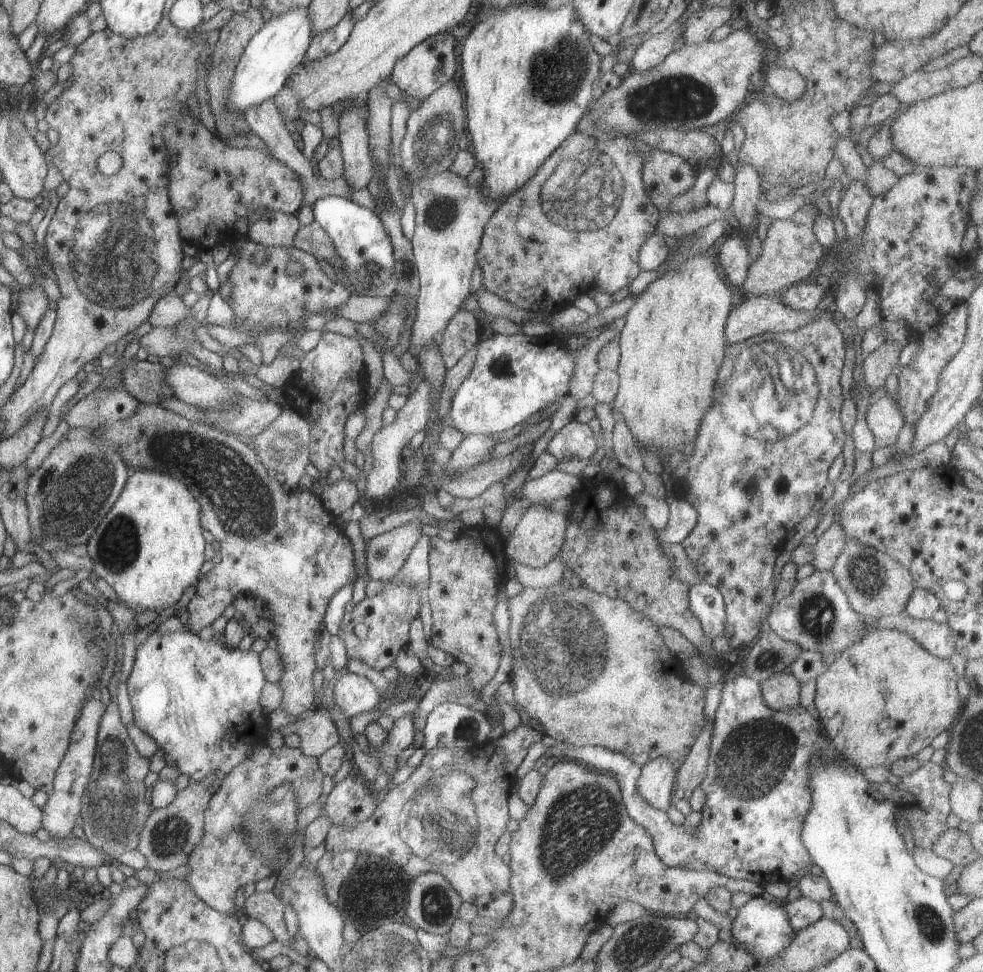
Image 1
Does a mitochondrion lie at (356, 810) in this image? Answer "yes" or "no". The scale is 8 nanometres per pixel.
no

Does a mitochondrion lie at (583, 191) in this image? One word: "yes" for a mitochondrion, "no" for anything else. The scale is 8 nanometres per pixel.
yes

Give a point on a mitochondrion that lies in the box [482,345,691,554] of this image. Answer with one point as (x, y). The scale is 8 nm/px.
(500, 368)

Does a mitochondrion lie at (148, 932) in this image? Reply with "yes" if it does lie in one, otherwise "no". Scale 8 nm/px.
no

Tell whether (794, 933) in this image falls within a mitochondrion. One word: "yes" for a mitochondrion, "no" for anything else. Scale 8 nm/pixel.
no

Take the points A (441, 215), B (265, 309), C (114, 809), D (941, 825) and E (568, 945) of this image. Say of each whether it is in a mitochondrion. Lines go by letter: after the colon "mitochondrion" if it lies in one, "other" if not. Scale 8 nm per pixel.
A: mitochondrion
B: mitochondrion
C: mitochondrion
D: other
E: other

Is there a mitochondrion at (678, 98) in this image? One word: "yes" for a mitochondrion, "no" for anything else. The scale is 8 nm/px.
yes

